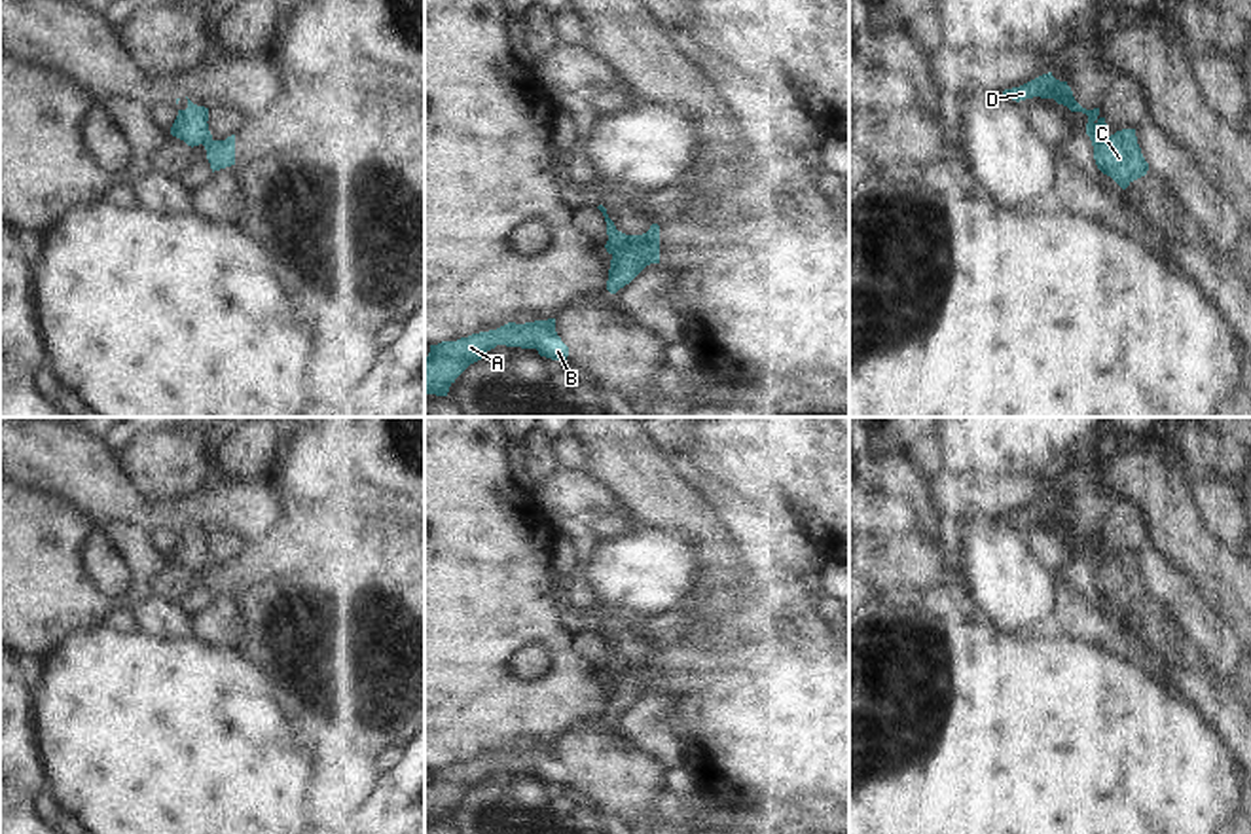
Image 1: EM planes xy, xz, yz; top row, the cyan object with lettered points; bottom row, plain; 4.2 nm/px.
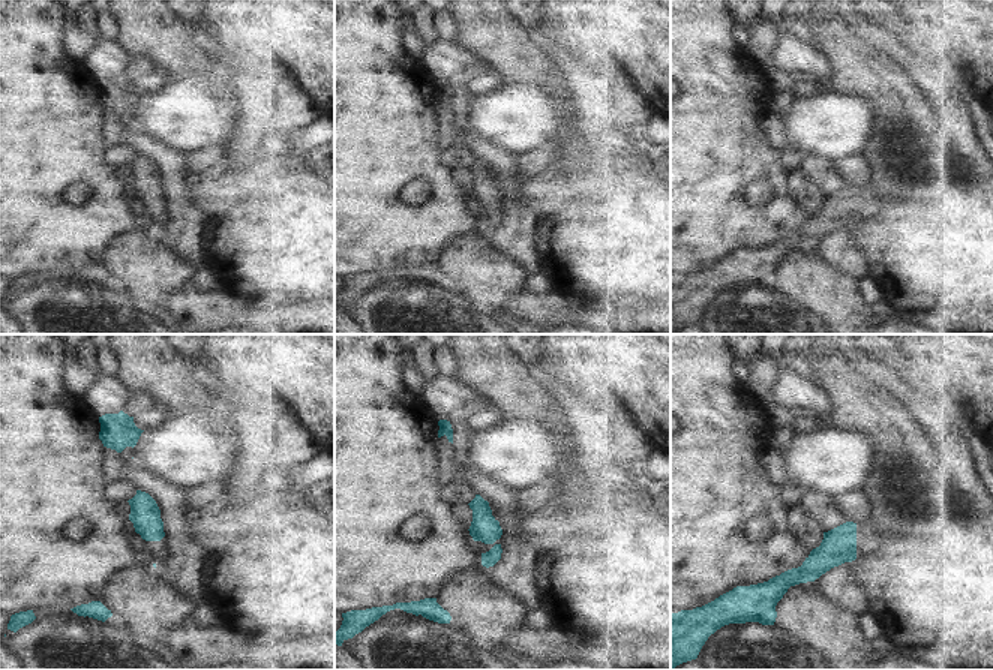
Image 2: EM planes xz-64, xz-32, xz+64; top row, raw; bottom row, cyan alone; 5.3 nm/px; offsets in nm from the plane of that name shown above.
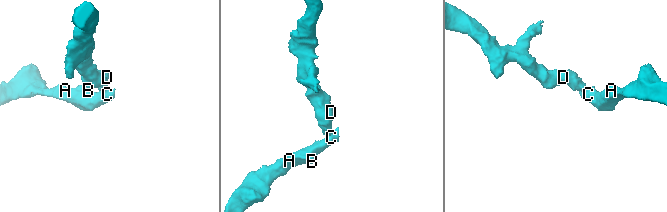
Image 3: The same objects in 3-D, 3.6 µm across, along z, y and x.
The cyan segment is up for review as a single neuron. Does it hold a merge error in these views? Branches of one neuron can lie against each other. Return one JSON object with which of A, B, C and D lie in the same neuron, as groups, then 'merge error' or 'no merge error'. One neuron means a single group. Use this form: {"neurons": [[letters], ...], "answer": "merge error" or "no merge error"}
{"neurons": [["A", "B", "C"], ["D"]], "answer": "merge error"}

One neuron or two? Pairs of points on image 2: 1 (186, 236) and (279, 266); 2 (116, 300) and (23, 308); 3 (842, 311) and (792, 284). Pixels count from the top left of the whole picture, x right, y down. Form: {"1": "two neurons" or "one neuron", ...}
{"1": "two neurons", "2": "one neuron", "3": "one neuron"}

